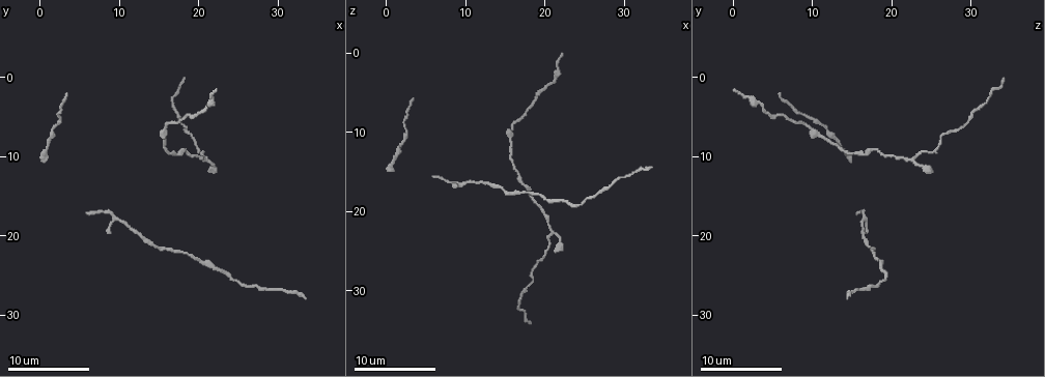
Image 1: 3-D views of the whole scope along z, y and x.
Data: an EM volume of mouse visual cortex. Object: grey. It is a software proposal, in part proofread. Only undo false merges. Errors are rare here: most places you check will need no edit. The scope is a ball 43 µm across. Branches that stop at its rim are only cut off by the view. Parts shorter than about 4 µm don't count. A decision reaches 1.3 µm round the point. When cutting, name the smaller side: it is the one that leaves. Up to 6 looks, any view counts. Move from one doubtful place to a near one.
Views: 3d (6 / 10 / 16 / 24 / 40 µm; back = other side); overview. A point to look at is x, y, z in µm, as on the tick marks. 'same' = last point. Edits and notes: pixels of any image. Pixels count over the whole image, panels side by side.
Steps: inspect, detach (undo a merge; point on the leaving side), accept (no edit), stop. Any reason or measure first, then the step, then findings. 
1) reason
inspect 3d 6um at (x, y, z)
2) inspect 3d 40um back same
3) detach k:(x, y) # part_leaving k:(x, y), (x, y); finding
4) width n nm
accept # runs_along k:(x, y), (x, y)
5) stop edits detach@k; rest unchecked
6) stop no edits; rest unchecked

inspect 3d 10um at (10.4, 18.2, 16.4)

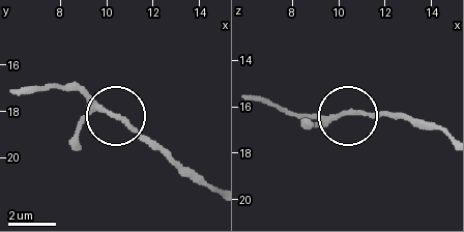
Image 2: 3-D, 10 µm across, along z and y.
width 160 nm
accept # one neuron here

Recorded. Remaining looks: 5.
inspect 3d 16um at (16.0, 9.4, 14.4)

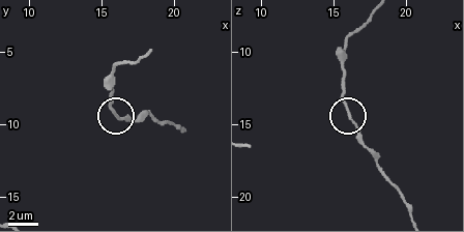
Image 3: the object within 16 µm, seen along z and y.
accept # one neuron here

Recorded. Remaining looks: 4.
inspect 3d 16um at (15.2, 7.2, 10.2)

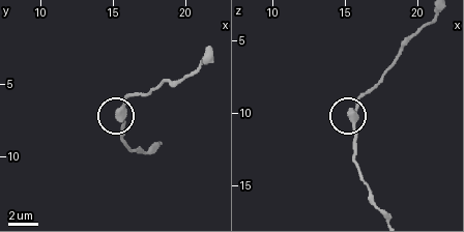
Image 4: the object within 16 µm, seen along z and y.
accept # runs_along 4:(127, 150), (117, 113), (134, 92); all the same neuron

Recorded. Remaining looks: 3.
stop no edits; rest unchecked

